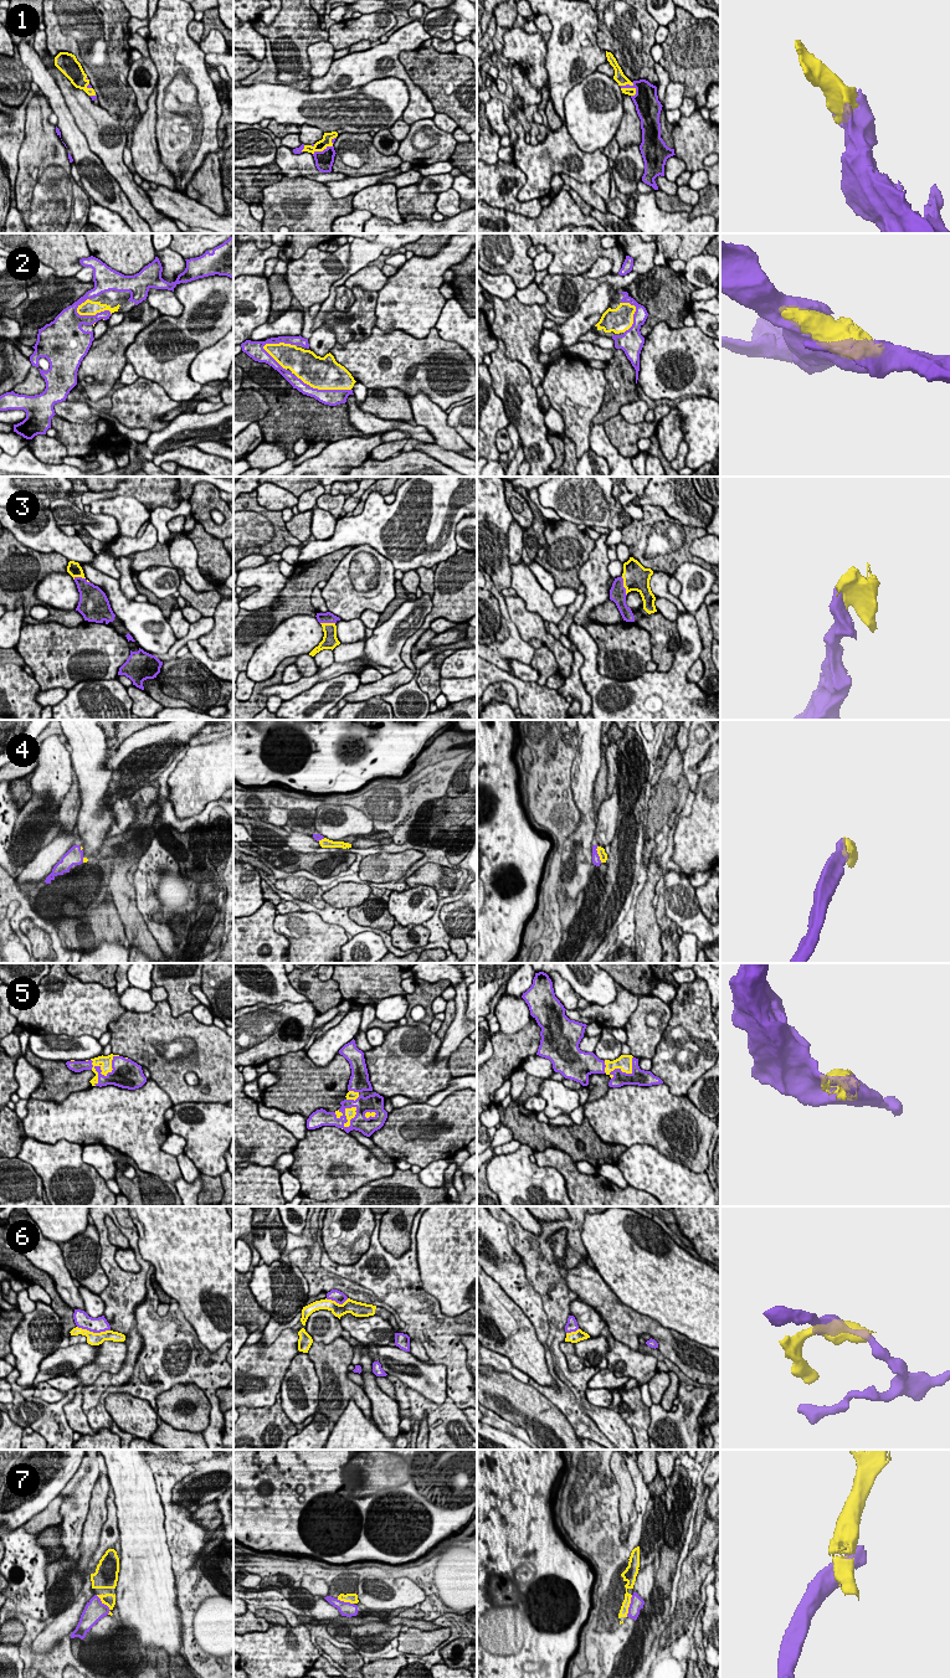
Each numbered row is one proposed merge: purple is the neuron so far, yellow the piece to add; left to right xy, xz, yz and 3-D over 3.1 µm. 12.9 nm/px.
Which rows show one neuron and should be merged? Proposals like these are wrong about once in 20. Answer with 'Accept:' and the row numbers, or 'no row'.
Accept: 1, 2, 3, 4, 5, 6

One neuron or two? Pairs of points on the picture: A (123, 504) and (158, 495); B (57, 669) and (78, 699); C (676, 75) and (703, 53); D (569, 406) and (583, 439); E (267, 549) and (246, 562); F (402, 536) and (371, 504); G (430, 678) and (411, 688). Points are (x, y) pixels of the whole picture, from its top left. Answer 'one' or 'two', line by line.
A: two
B: two
C: one
D: one
E: two
F: one
G: two

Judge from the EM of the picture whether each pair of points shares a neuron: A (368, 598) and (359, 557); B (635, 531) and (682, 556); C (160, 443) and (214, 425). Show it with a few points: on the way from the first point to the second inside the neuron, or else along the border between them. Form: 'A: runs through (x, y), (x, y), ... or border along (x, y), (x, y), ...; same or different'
A: runs through (366, 588), (363, 567); same
B: runs through (637, 547), (638, 555), (646, 562), (666, 562); same
C: runs through (174, 435), (190, 427), (200, 427); same

